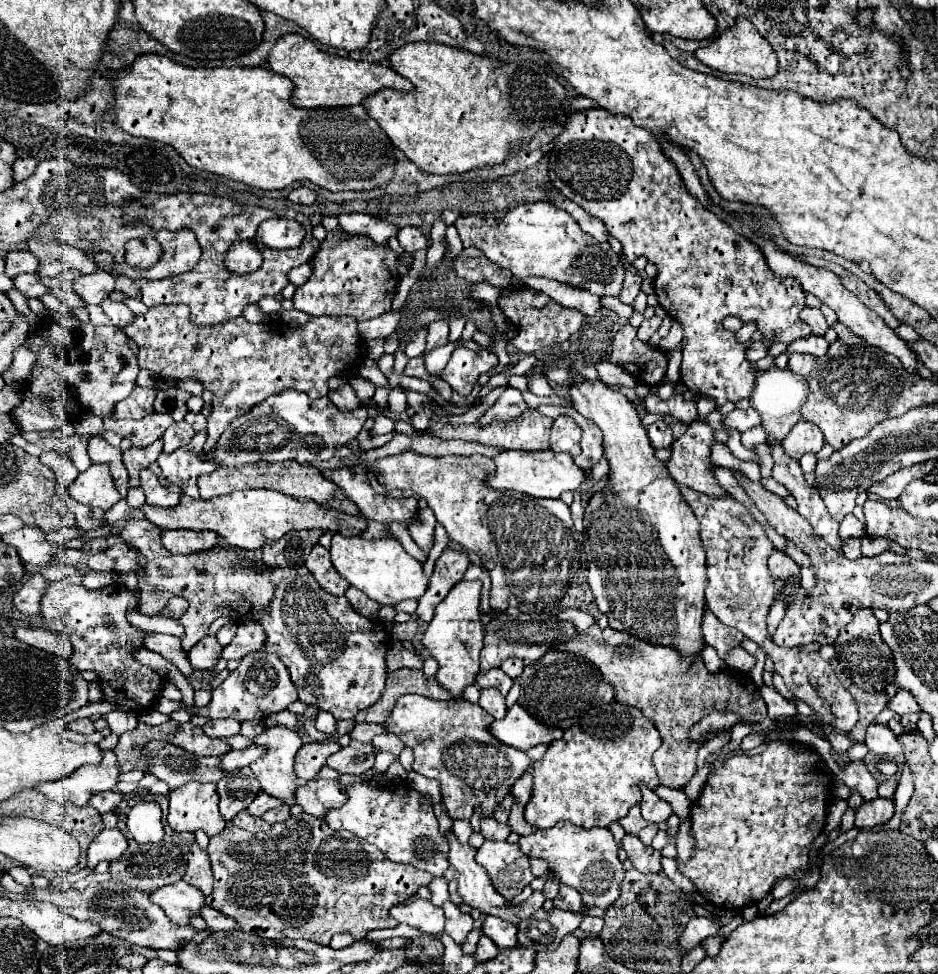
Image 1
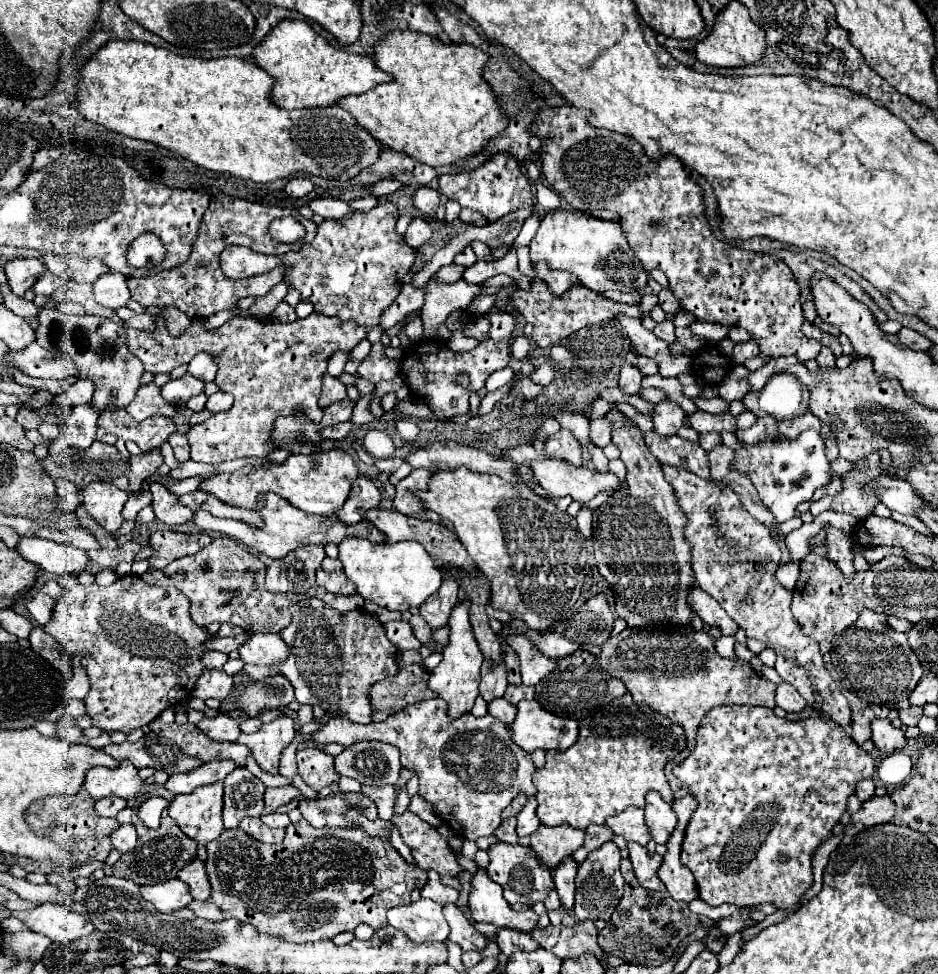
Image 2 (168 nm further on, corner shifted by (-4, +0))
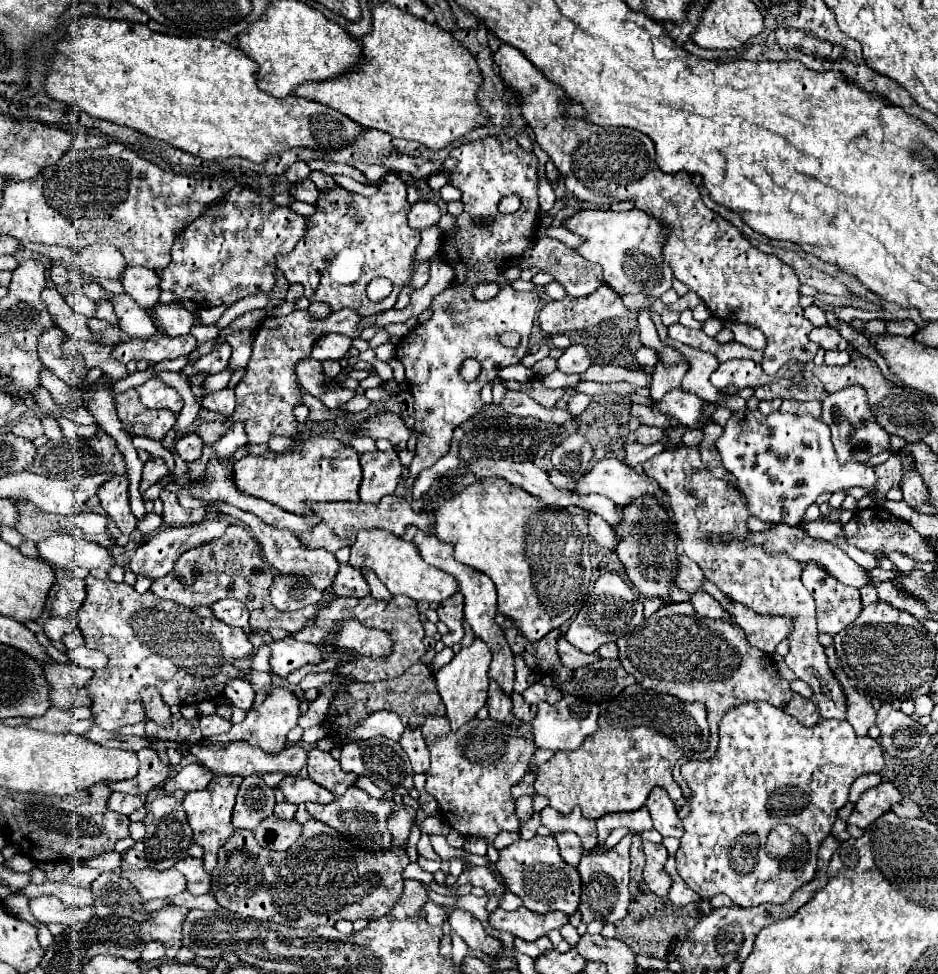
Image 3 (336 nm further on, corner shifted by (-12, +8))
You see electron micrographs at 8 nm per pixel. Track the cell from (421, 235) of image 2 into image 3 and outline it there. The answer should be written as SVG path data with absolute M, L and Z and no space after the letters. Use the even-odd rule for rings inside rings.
M418 199L408 211L408 223L410 223L410 227L414 227L418 231L422 231L438 221L440 221L440 209L436 203L432 203L428 199Z

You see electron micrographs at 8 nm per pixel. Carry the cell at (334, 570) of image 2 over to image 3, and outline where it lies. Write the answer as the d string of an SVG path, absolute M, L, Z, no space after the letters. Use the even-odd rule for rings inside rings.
M348 563L340 565L340 571L332 583L332 589L338 597L364 597L370 593L370 587L362 573Z

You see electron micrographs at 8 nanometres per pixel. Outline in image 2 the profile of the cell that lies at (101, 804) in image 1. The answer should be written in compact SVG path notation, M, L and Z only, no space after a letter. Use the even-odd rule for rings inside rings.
M106 797L96 801L96 813L102 817L116 817L116 813L124 807L126 807L126 799L120 797Z

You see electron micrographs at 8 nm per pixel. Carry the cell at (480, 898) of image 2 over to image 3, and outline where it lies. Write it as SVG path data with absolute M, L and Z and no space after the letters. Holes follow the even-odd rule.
M524 906L519 907L516 911L508 913L502 909L492 911L488 919L490 927L498 931L508 931L514 937L520 937L524 941L536 941L538 937L546 935L552 929L560 929L562 925L568 923L568 917L560 911L548 913L546 917L540 913L530 913Z

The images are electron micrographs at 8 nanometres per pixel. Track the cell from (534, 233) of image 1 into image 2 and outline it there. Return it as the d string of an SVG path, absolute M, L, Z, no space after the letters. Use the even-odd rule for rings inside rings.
M556 209L542 217L536 237L530 241L530 261L546 261L552 271L568 271L580 279L580 285L592 291L644 291L646 271L634 257L618 223L600 221L588 213Z

